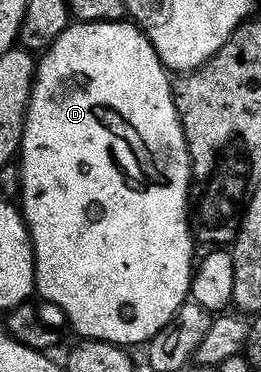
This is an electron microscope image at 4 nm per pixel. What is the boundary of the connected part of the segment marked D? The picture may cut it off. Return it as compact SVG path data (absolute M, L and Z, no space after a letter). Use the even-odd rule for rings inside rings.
M83 20L71 22L56 38L49 44L48 48L40 53L35 64L35 79L33 89L29 95L29 108L25 111L25 125L21 135L21 147L19 149L19 161L21 160L21 200L19 199L19 211L25 217L25 225L29 228L29 237L33 243L33 287L36 295L46 304L59 306L59 310L65 316L68 327L78 332L78 337L86 340L106 340L112 344L130 346L129 344L144 345L156 332L162 328L169 327L174 323L175 317L181 311L182 304L186 303L189 296L189 282L195 267L193 256L193 244L195 237L192 228L189 227L189 214L191 211L191 193L189 190L189 151L185 135L179 122L179 114L175 110L173 101L173 85L170 73L157 57L157 51L151 46L151 42L145 36L144 31L138 25L125 20Z

